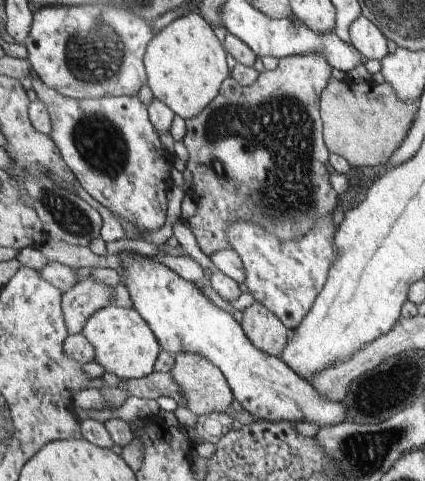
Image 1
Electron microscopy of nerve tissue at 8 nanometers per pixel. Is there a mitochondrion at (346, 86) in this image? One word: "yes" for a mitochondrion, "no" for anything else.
no

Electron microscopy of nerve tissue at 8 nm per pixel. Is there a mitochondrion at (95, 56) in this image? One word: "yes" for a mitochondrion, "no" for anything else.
yes

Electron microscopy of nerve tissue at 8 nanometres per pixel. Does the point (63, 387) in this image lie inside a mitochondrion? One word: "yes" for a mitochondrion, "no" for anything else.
no

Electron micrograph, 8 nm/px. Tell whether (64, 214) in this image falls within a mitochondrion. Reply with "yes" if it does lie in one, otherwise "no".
yes

